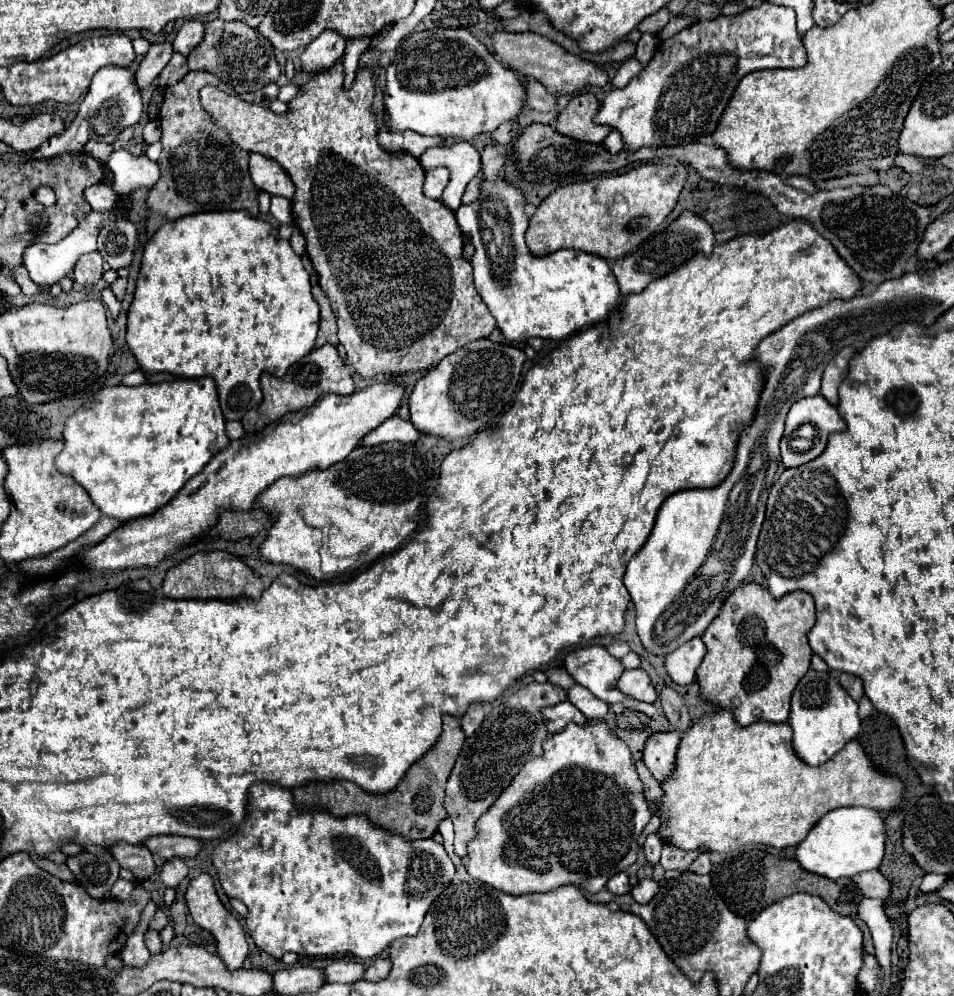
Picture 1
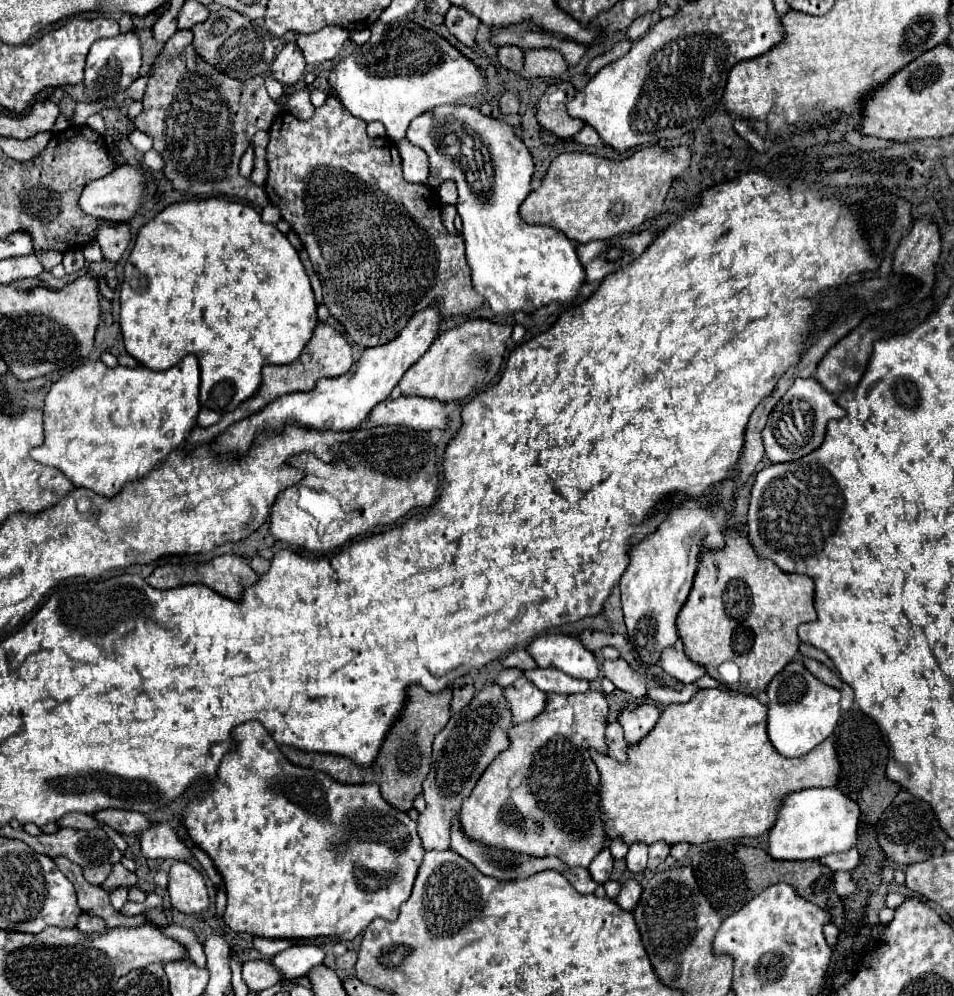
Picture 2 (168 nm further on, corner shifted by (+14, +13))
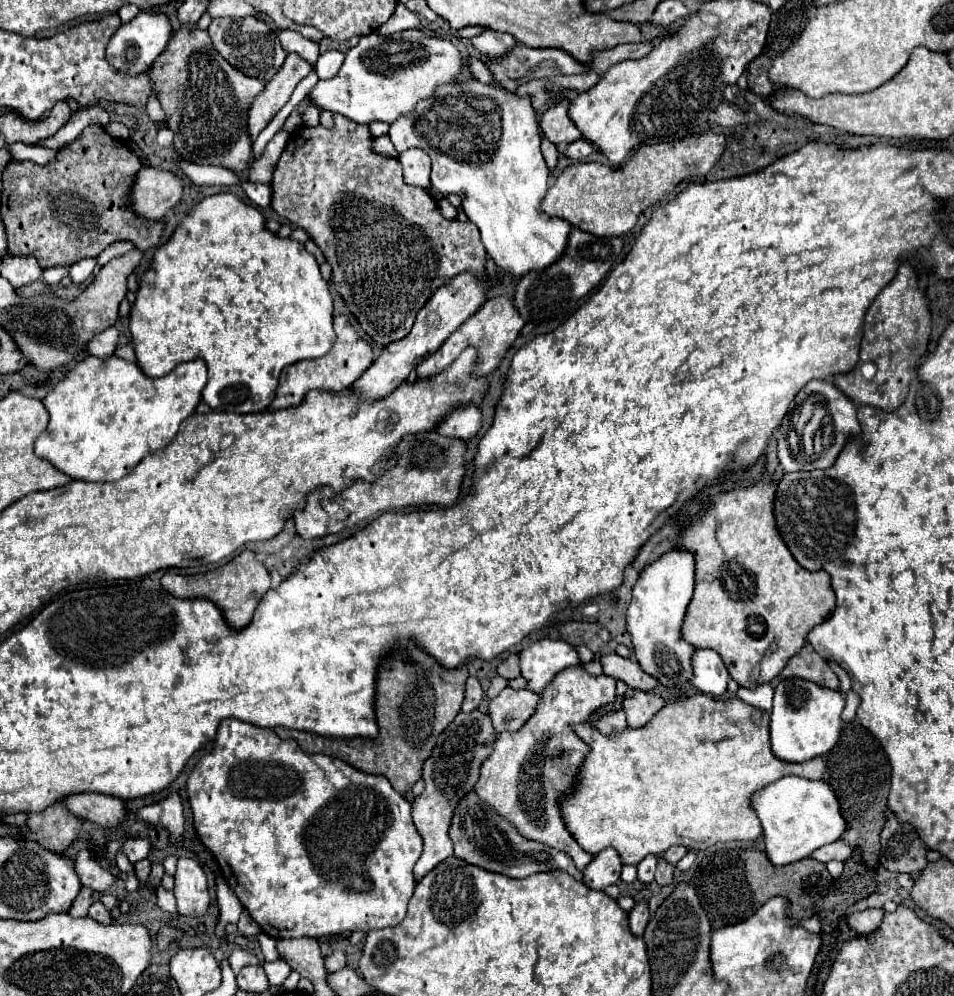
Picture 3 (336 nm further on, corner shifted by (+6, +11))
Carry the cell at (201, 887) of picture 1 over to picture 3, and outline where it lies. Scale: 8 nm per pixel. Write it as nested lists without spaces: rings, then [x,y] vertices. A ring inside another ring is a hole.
[[[180,857],[176,866],[174,897],[178,901],[178,913],[190,917],[204,915],[210,905],[204,869],[190,857]]]

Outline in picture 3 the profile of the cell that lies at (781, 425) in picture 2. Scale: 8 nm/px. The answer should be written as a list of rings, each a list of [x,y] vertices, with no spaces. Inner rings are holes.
[[[814,379],[804,387],[804,391],[800,391],[796,395],[786,419],[774,433],[774,437],[778,441],[780,465],[786,473],[828,469],[834,465],[836,457],[840,455],[840,451],[844,449],[848,439],[854,435],[860,435],[860,431],[862,429],[860,429],[860,423],[856,417],[856,405],[840,389],[836,389],[834,383]],[[802,407],[812,409],[808,417],[800,415]]]

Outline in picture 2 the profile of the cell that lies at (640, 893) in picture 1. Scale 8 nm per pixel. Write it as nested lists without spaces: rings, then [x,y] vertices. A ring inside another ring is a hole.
[[[628,879],[628,881],[622,885],[622,889],[620,889],[618,897],[616,897],[616,903],[618,903],[622,909],[632,911],[632,909],[636,907],[638,899],[640,899],[640,893],[642,893],[642,885],[640,885],[636,879]]]

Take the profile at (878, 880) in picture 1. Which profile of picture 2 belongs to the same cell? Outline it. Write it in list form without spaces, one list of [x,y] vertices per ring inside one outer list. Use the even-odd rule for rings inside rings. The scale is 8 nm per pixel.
[[[850,849],[846,853],[836,853],[836,855],[826,855],[820,859],[822,863],[826,863],[830,869],[834,871],[846,871],[852,873],[860,861],[860,855],[856,849]]]

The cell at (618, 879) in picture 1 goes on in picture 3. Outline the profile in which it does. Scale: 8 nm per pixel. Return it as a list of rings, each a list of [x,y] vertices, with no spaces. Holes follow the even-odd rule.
[[[604,849],[596,857],[592,857],[592,861],[586,865],[586,869],[582,871],[584,875],[582,881],[592,889],[604,891],[608,885],[620,881],[620,869],[622,869],[622,861],[618,853],[614,849]]]

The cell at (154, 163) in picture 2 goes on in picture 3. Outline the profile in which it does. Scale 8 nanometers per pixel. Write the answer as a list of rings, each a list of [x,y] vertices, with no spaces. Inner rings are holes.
[[[182,161],[180,173],[196,185],[234,185],[238,183],[238,177],[232,171],[226,171],[224,167],[214,167],[214,165],[196,165],[196,163]]]

